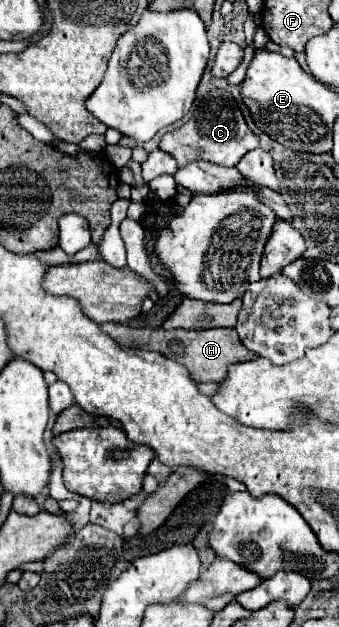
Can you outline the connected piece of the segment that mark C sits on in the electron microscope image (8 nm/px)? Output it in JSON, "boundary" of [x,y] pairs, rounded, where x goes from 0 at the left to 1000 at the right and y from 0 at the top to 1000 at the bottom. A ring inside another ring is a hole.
{"boundary":[[[625,144],[578,172],[566,188],[525,207],[490,211],[472,223],[472,239],[519,252],[525,268],[543,268],[560,258],[608,255],[643,265],[696,265],[720,246],[761,233],[761,220],[726,201],[708,172],[667,144]]]}

